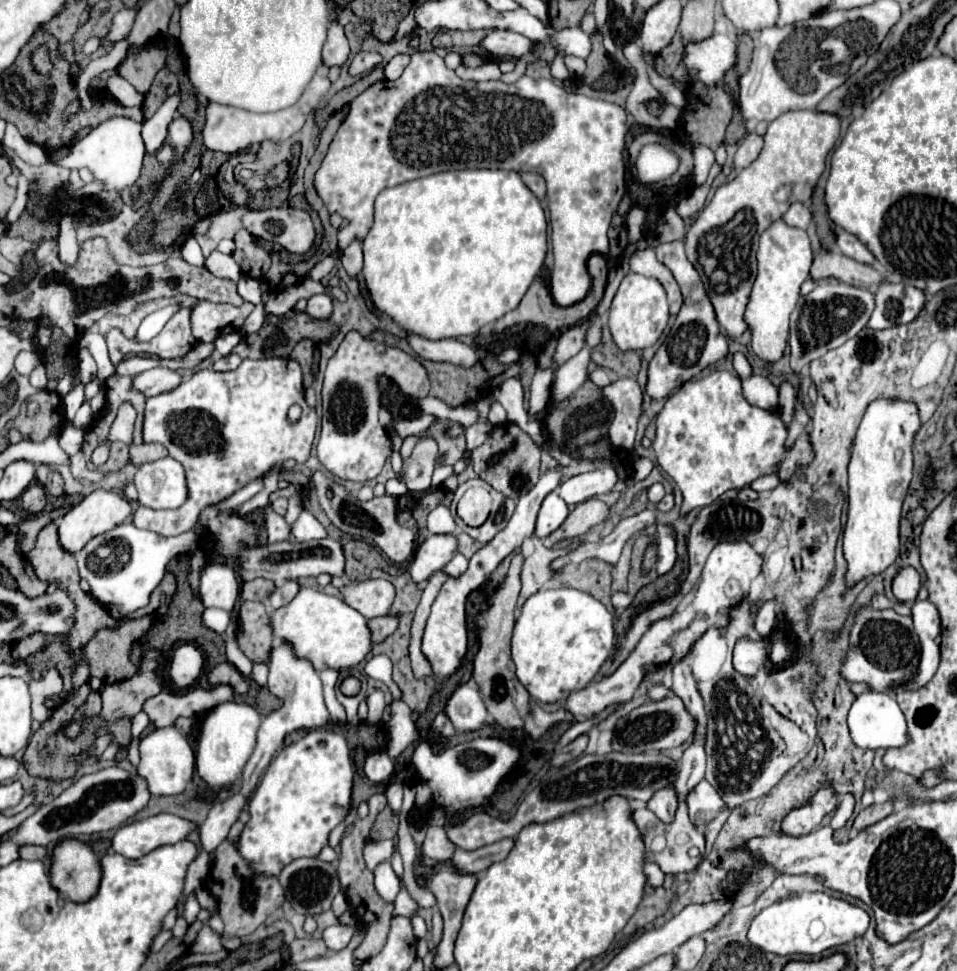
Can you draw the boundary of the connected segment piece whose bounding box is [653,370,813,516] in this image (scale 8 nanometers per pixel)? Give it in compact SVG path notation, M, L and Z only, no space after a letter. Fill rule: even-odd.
M715 370L699 380L685 382L673 396L669 396L655 418L657 438L653 450L657 454L657 464L677 482L683 494L681 516L687 516L695 508L709 506L727 490L741 490L749 486L759 476L777 472L781 482L787 482L799 466L807 466L813 460L813 448L807 436L799 436L791 448L785 446L787 426L781 420L779 408L763 410L751 406L741 390L741 380L729 370Z

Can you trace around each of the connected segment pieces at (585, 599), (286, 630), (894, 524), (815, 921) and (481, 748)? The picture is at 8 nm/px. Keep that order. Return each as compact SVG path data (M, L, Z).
M575 588L539 590L527 598L515 622L511 642L519 682L527 688L531 698L545 704L585 688L609 658L613 644L613 616L591 594Z
M301 588L289 604L275 608L269 614L269 626L277 642L289 642L295 656L309 660L317 672L327 668L353 668L365 660L371 650L371 632L367 628L367 620L343 600L313 588Z
M899 398L873 400L859 424L849 462L849 510L843 552L849 564L847 584L883 572L899 556L899 518L913 470L911 444L921 428L915 402Z
M811 892L803 896L785 898L781 902L763 908L749 926L749 942L765 952L773 954L821 954L827 948L841 946L865 934L869 916L859 906L853 906L841 898L827 896L823 892Z
M477 738L455 748L447 748L439 756L433 754L431 742L425 740L419 742L413 754L413 764L441 804L453 808L469 808L489 802L501 778L509 772L509 768L513 768L513 764L517 764L517 756L521 756L519 750L499 738Z

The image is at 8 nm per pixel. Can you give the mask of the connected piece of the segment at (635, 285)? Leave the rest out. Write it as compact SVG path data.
M629 272L609 308L609 330L621 350L643 350L657 342L669 320L669 302L661 284L653 278Z

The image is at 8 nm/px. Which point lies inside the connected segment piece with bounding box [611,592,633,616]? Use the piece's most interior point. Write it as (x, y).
(621, 600)

